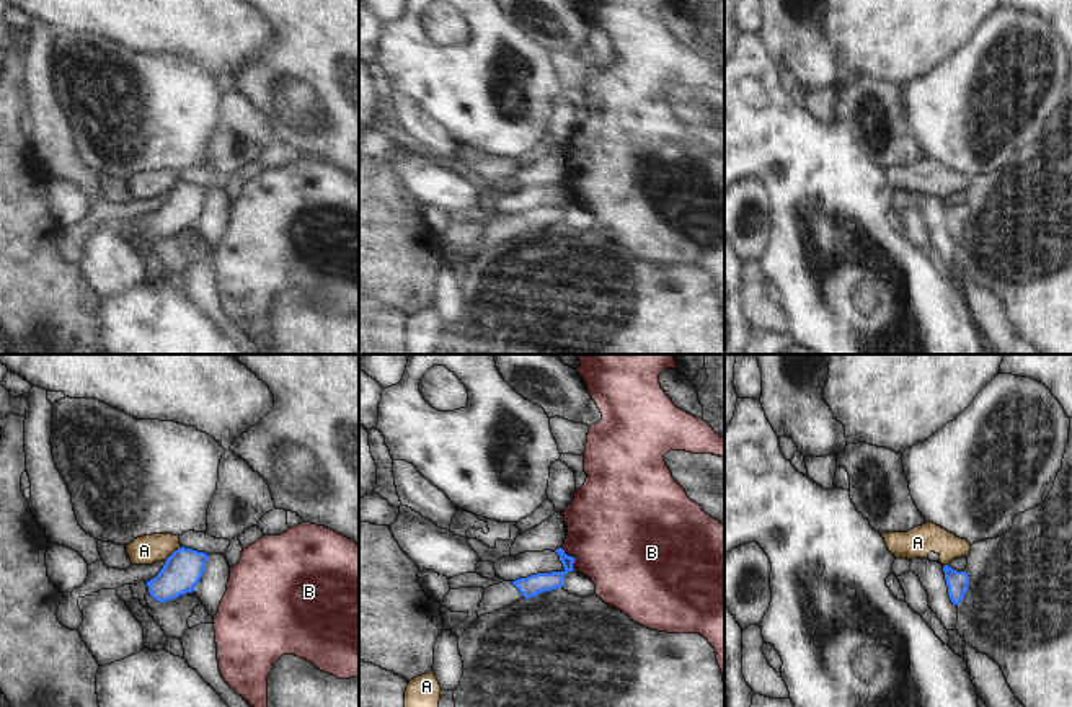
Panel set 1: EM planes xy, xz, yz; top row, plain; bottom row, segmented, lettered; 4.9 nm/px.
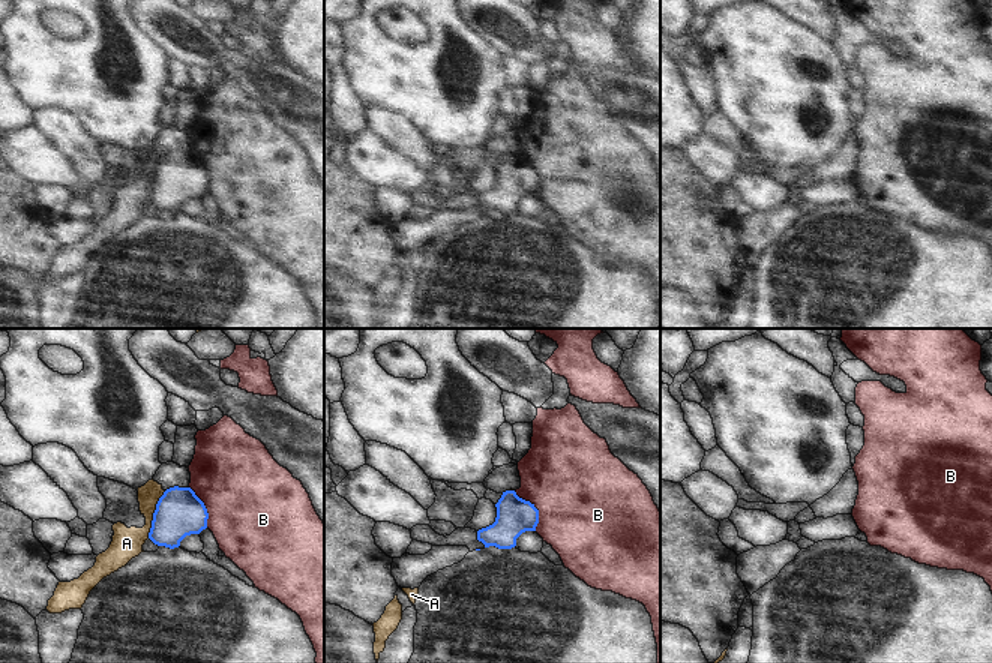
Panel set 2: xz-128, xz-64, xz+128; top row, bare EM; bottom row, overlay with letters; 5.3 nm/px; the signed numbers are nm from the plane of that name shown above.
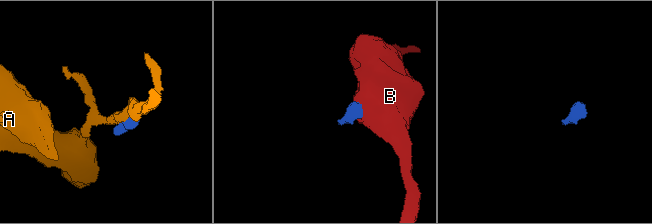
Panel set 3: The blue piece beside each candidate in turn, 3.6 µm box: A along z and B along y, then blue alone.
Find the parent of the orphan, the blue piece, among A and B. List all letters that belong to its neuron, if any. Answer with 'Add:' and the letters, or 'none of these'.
Add: none of these

